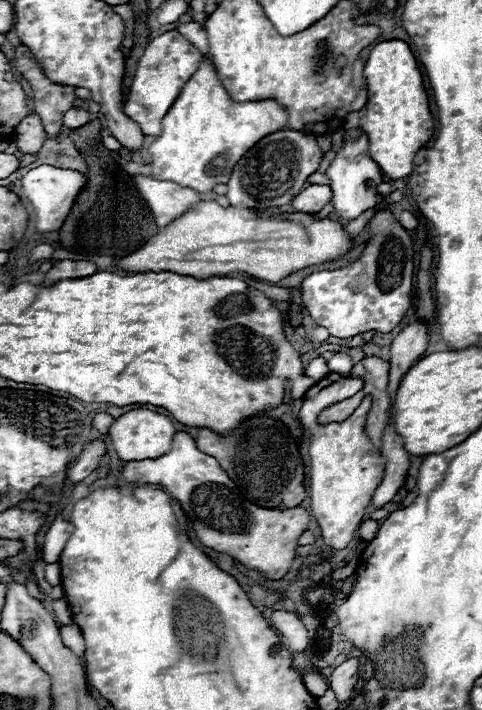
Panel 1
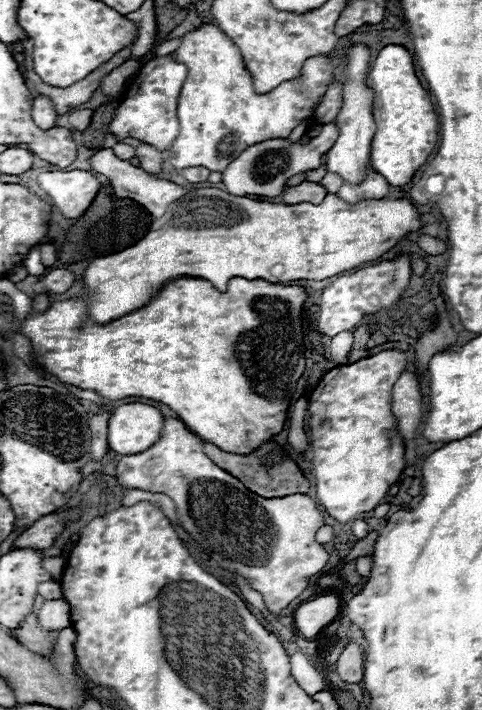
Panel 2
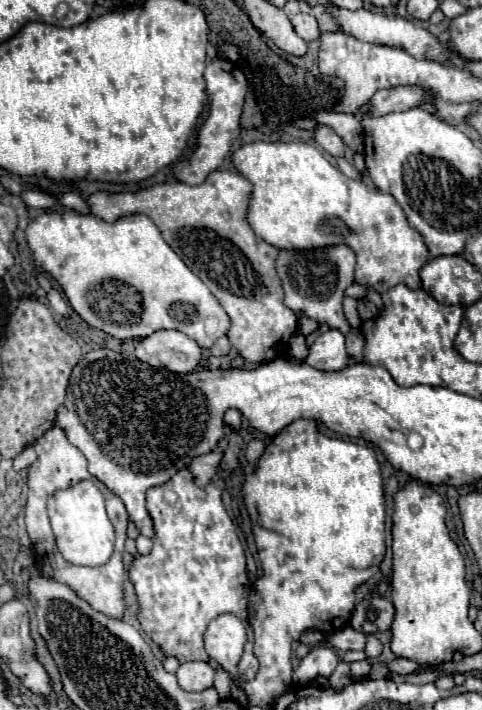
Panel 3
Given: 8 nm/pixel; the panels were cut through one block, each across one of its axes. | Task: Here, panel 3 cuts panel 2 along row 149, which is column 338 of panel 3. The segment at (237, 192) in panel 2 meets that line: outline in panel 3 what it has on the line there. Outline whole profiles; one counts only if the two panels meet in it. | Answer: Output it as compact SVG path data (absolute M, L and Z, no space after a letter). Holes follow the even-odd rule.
M332 246L322 250L282 250L276 258L276 270L284 284L286 304L298 314L308 316L316 322L324 322L342 334L348 334L350 324L342 314L344 290L354 280L356 256L348 246Z

